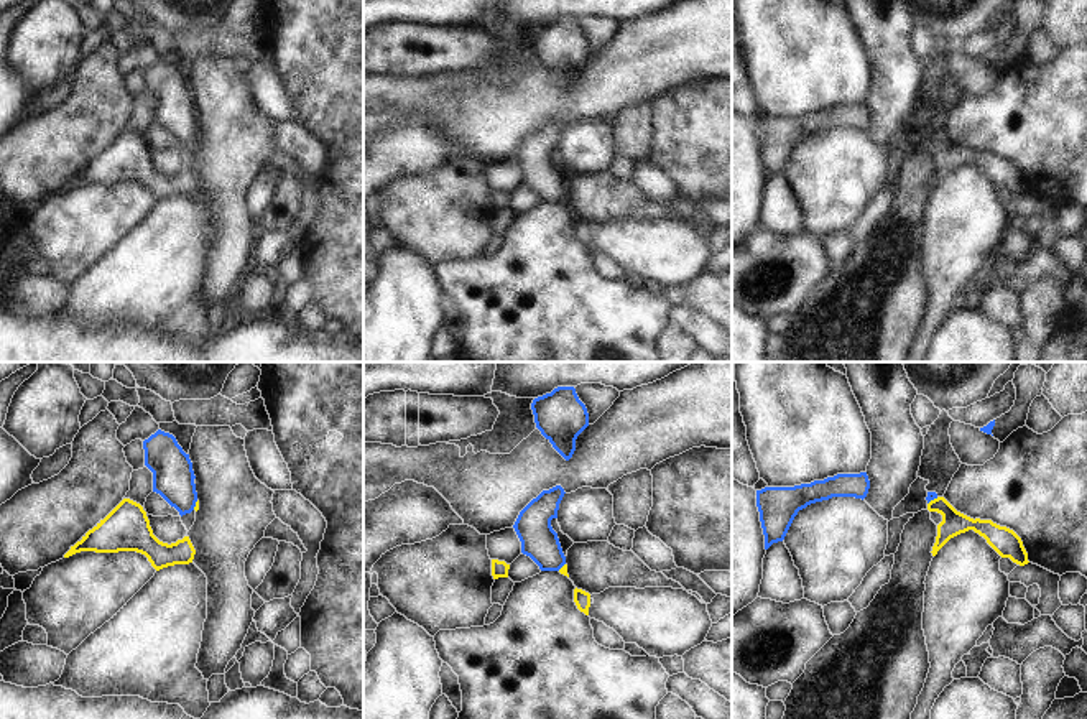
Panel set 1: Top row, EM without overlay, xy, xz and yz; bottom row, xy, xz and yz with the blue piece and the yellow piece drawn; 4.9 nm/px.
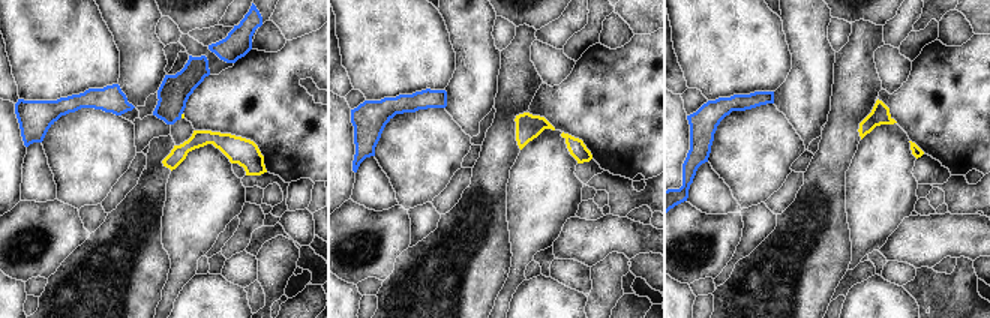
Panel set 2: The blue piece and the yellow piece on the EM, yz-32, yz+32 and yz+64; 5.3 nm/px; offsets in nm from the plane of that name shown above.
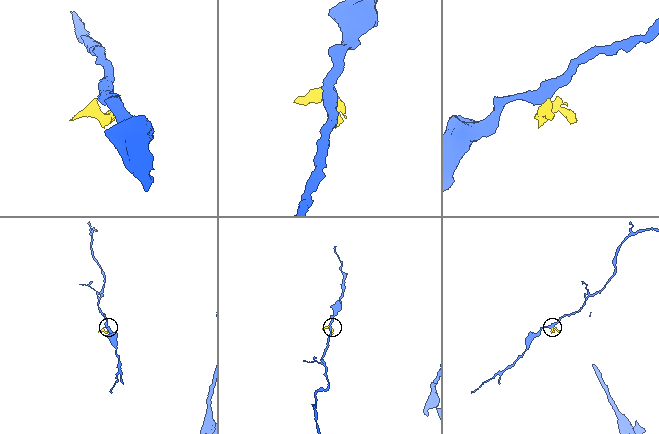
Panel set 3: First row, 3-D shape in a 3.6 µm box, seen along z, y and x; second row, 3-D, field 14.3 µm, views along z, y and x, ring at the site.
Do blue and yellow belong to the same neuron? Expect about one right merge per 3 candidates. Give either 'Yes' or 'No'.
No

